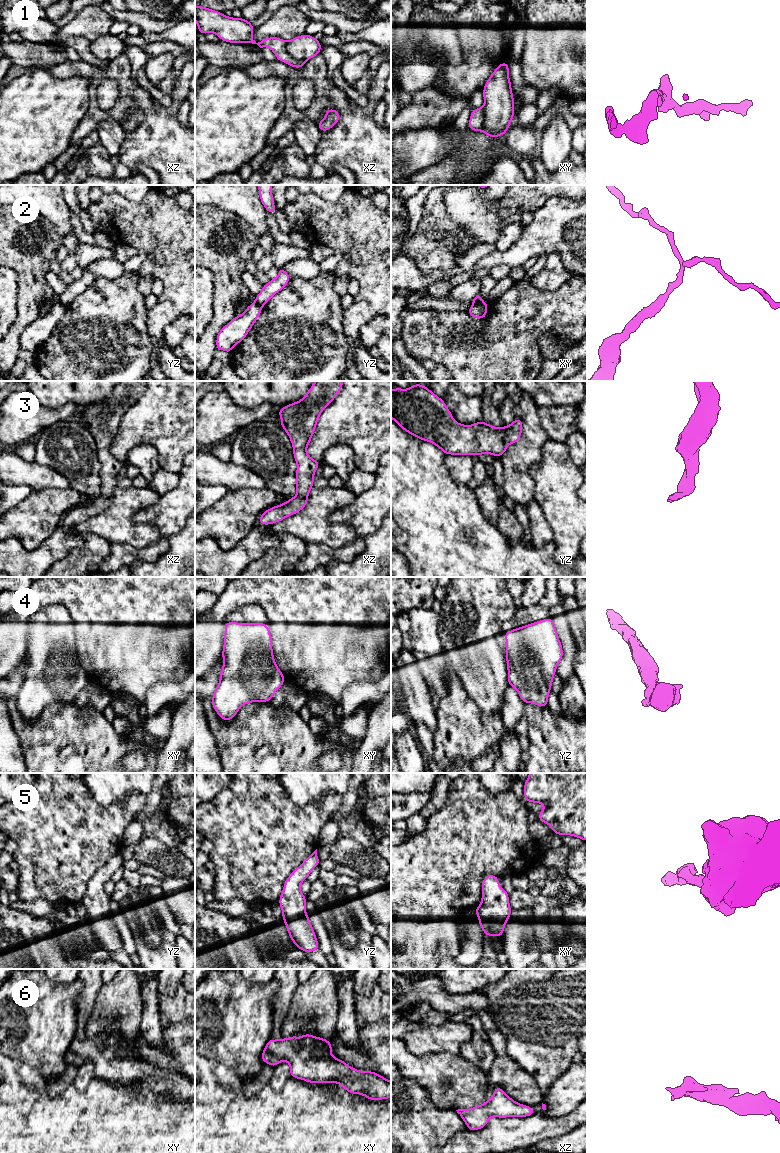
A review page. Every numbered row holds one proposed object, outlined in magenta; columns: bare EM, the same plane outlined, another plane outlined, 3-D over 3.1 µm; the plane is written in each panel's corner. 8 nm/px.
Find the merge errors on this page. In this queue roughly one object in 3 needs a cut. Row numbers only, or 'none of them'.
1, 2

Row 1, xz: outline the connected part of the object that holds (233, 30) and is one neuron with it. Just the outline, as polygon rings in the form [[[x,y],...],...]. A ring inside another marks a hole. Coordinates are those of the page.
[[[198,5],[195,7],[195,21],[198,32],[204,35],[213,32],[220,40],[229,43],[252,43],[260,48],[268,47],[274,52],[277,60],[297,69],[304,66],[305,61],[289,55],[285,40],[278,37],[269,37],[258,43],[253,40],[255,28],[244,18],[227,17],[223,13]]]

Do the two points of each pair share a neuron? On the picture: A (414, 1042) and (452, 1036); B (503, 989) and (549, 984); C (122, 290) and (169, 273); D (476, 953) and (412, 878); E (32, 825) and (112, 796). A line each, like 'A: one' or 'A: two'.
A: one
B: one
C: two
D: two
E: two

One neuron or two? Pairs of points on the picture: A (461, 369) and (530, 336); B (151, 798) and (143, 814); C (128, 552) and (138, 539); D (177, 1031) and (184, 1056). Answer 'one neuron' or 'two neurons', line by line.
A: one neuron
B: one neuron
C: two neurons
D: one neuron

